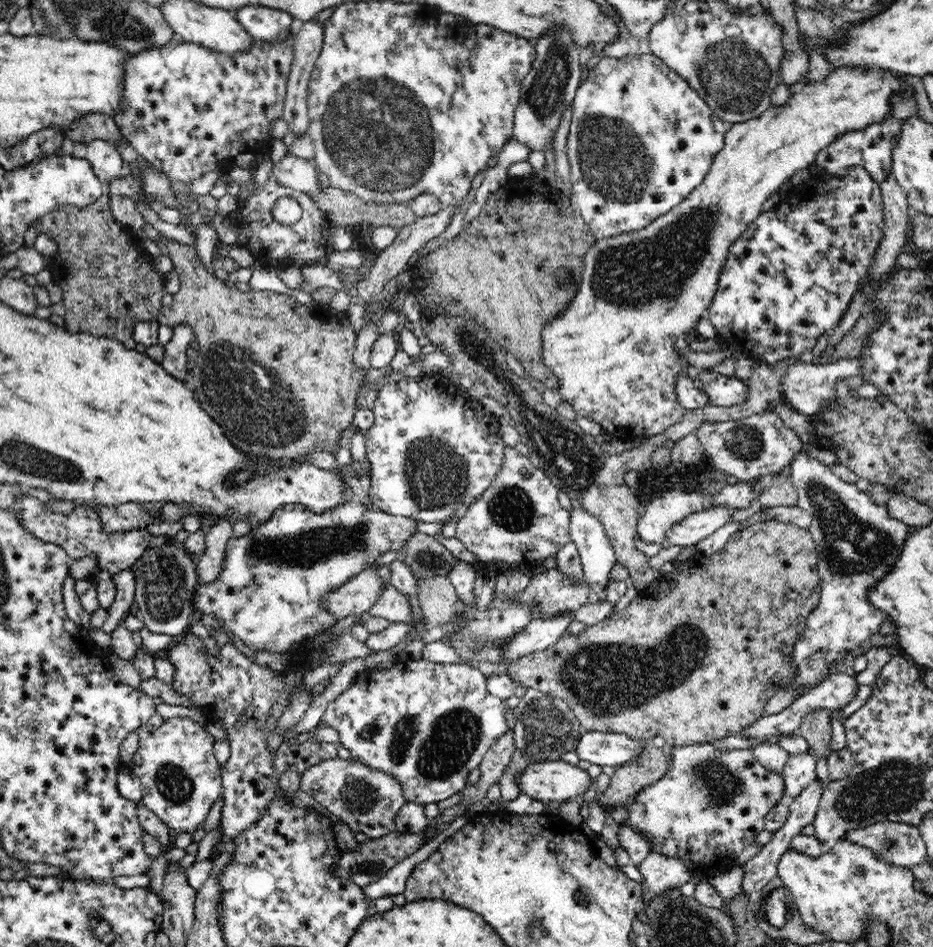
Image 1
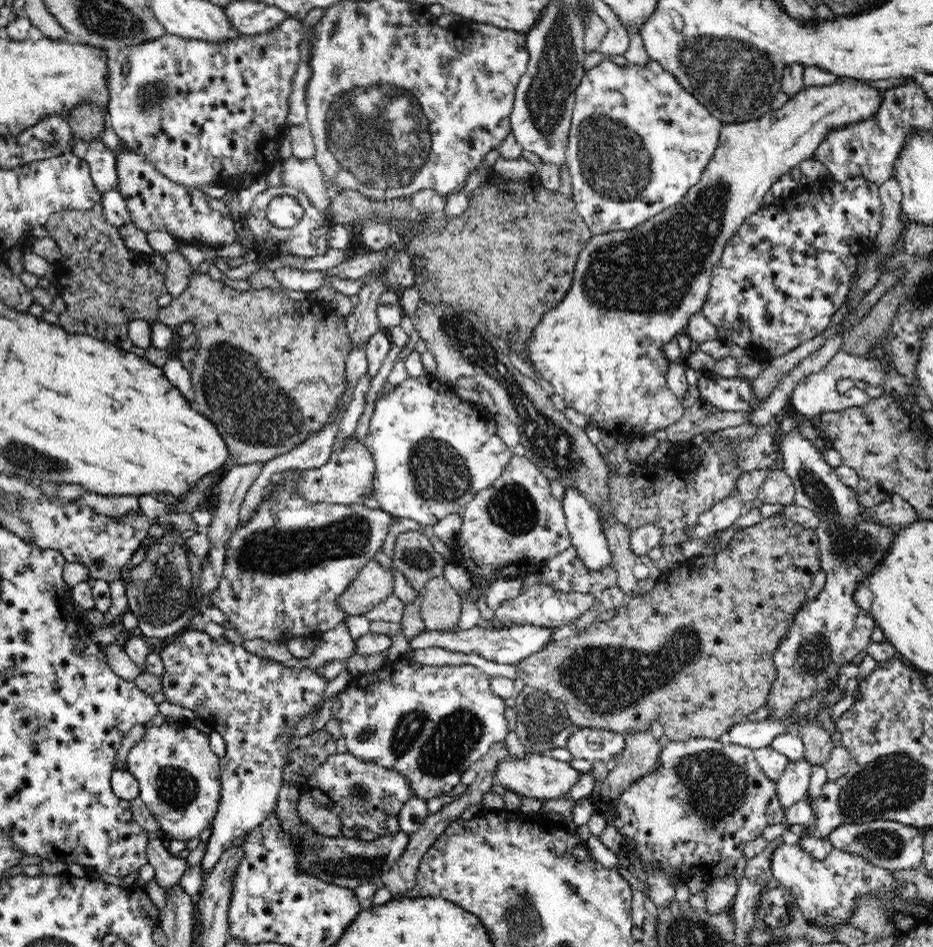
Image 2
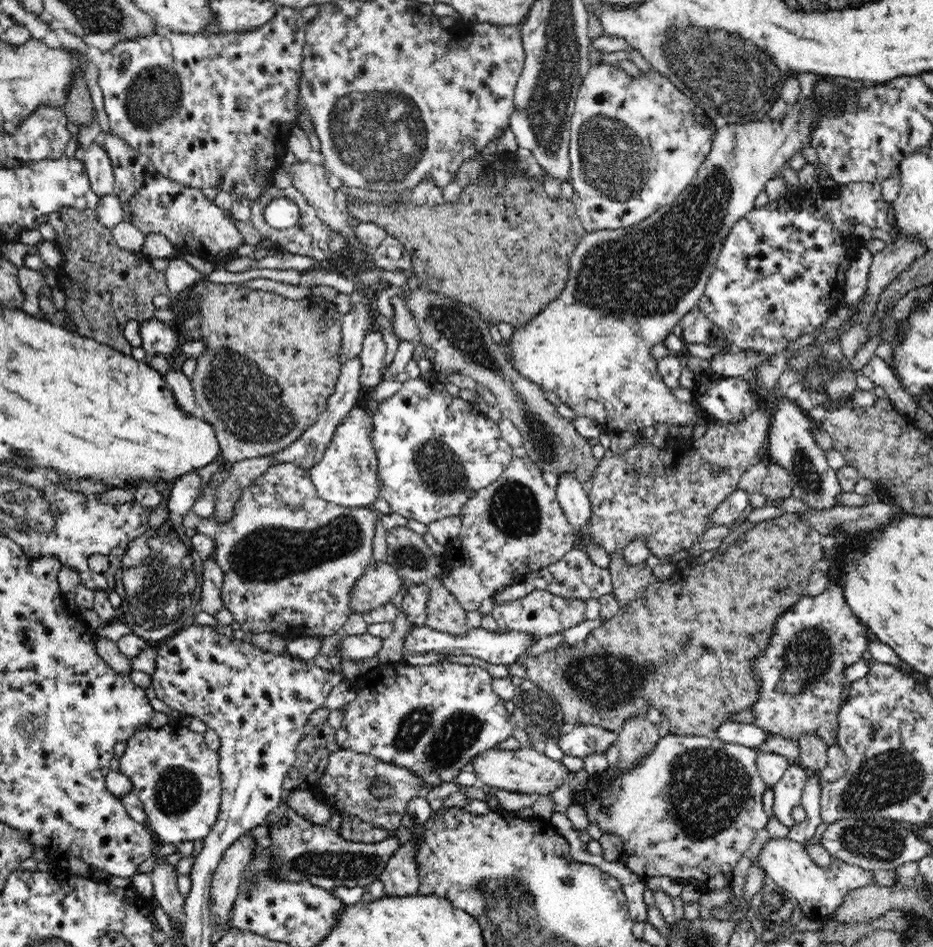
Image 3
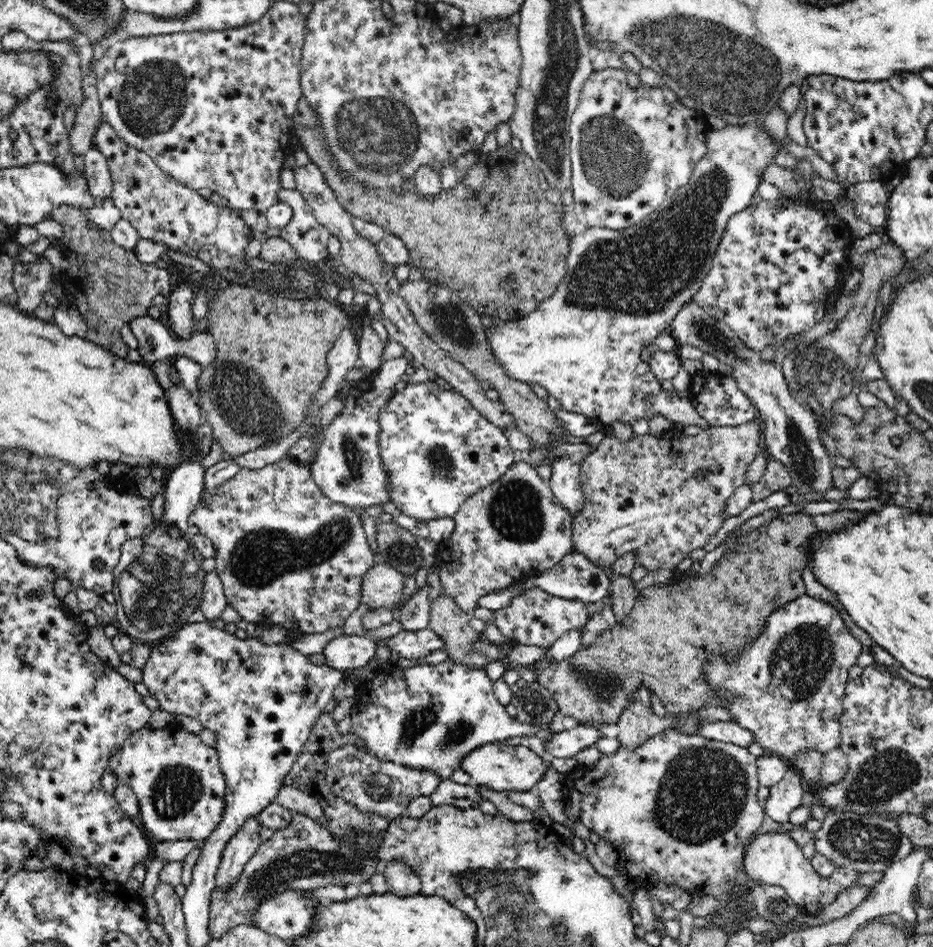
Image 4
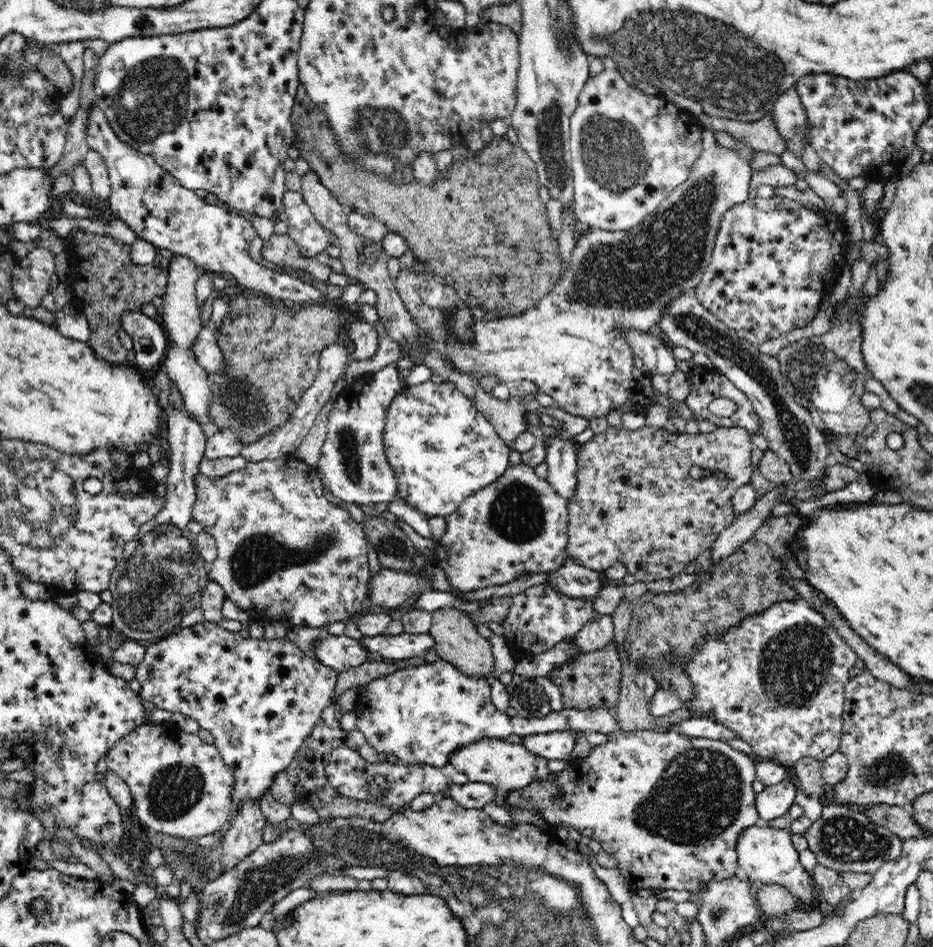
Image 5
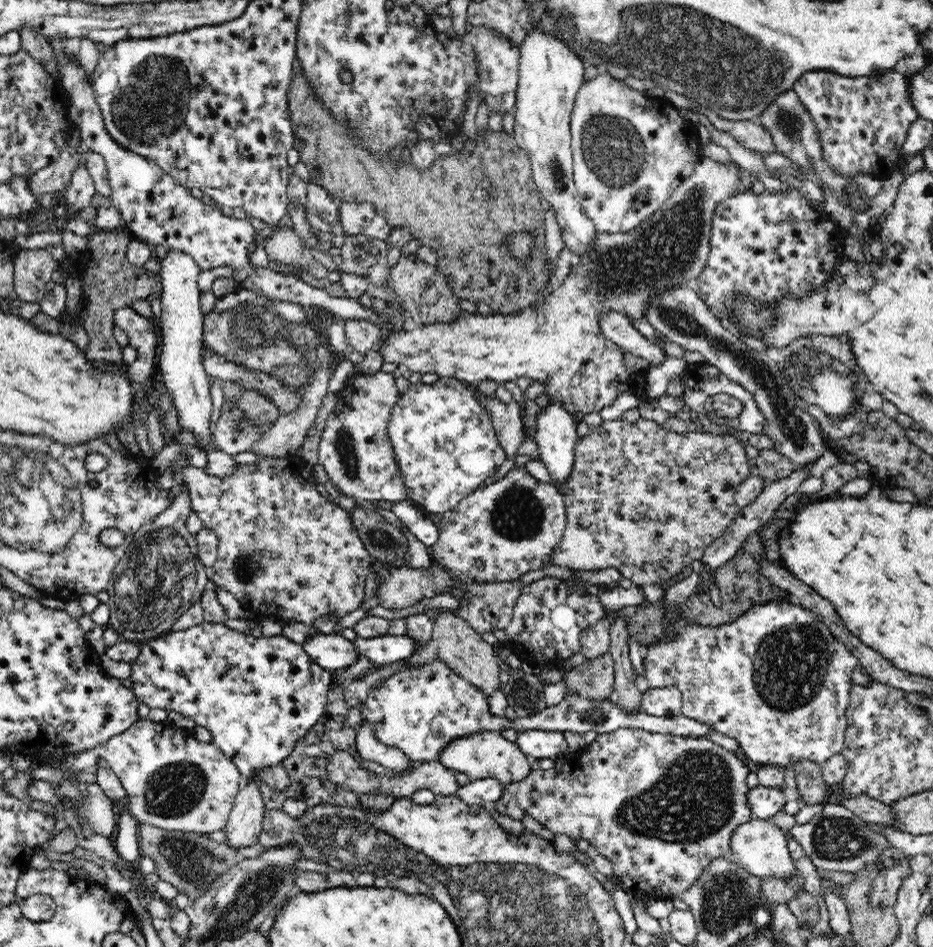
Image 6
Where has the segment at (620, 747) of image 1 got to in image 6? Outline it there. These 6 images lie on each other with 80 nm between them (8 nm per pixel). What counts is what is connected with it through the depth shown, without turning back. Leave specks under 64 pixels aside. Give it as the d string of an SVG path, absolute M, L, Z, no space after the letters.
M525 730L517 734L515 743L531 760L550 758L560 761L564 756L571 755L563 732Z

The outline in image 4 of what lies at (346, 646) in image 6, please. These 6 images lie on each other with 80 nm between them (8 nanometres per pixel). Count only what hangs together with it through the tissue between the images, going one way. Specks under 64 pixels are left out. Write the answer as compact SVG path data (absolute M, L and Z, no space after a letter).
M367 634L363 636L340 635L330 640L324 648L326 665L336 670L359 669L376 657L378 645Z

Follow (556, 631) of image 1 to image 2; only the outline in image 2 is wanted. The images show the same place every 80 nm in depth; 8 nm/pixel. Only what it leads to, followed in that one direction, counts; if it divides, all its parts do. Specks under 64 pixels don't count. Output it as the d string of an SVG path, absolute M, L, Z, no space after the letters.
M526 625L512 626L503 631L489 631L476 627L468 630L459 630L460 632L435 631L425 629L422 634L414 636L409 643L411 650L419 650L431 647L440 647L448 651L476 654L486 660L496 662L496 664L513 664L516 665L522 659L536 654L543 650L544 646L550 642L550 637L554 628L542 628L541 626Z

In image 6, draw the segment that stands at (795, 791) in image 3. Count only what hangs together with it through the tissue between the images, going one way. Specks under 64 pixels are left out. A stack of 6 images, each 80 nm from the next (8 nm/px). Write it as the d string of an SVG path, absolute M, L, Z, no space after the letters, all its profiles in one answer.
M758 785L749 788L747 803L751 808L751 815L761 819L772 819L785 805L784 787L764 787Z

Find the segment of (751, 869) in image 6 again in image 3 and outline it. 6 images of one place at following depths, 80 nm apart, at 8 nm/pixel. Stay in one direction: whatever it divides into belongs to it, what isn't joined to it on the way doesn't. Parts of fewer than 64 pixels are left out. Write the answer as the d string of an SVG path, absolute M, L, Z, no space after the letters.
M788 837L769 839L753 862L765 872L768 881L778 884L780 890L785 892L785 897L796 900L804 916L825 924L833 922L831 919L834 911L850 890L866 884L876 884L876 872L872 869L863 869L858 864L844 862L843 858L833 858L827 867L822 867L812 861L804 846Z

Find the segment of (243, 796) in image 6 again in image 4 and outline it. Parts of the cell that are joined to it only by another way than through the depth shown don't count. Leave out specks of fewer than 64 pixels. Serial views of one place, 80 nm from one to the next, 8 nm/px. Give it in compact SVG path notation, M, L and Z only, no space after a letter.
M251 816L251 820L248 820L226 843L216 872L215 887L228 891L235 886L236 881L239 881L243 866L256 855L256 851L263 843L260 839L260 829L259 816Z

